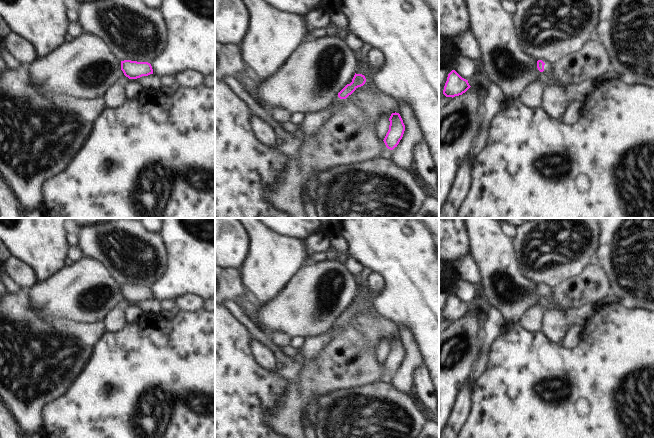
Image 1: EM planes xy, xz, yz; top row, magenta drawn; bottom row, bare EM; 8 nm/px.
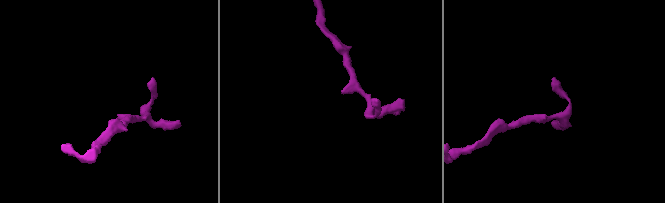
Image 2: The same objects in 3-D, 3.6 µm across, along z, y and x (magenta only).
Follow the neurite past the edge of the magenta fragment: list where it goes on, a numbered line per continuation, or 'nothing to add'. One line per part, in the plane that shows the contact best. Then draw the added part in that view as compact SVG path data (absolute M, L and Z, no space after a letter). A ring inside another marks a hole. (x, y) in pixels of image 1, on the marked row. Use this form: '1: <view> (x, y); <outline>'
1: yz (548, 66); M539 59L539 60L542 60L545 63L543 73L549 75L551 70L552 70L552 64L550 62L548 62L547 60L544 60L544 59Z

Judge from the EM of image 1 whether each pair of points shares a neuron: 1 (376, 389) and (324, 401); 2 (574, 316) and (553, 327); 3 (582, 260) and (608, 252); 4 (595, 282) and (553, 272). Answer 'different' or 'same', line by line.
1: same
2: same
3: different
4: different

